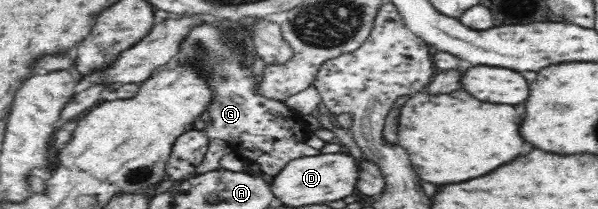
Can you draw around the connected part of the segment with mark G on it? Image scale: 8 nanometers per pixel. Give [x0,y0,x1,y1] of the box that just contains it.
[165,21,321,181]

